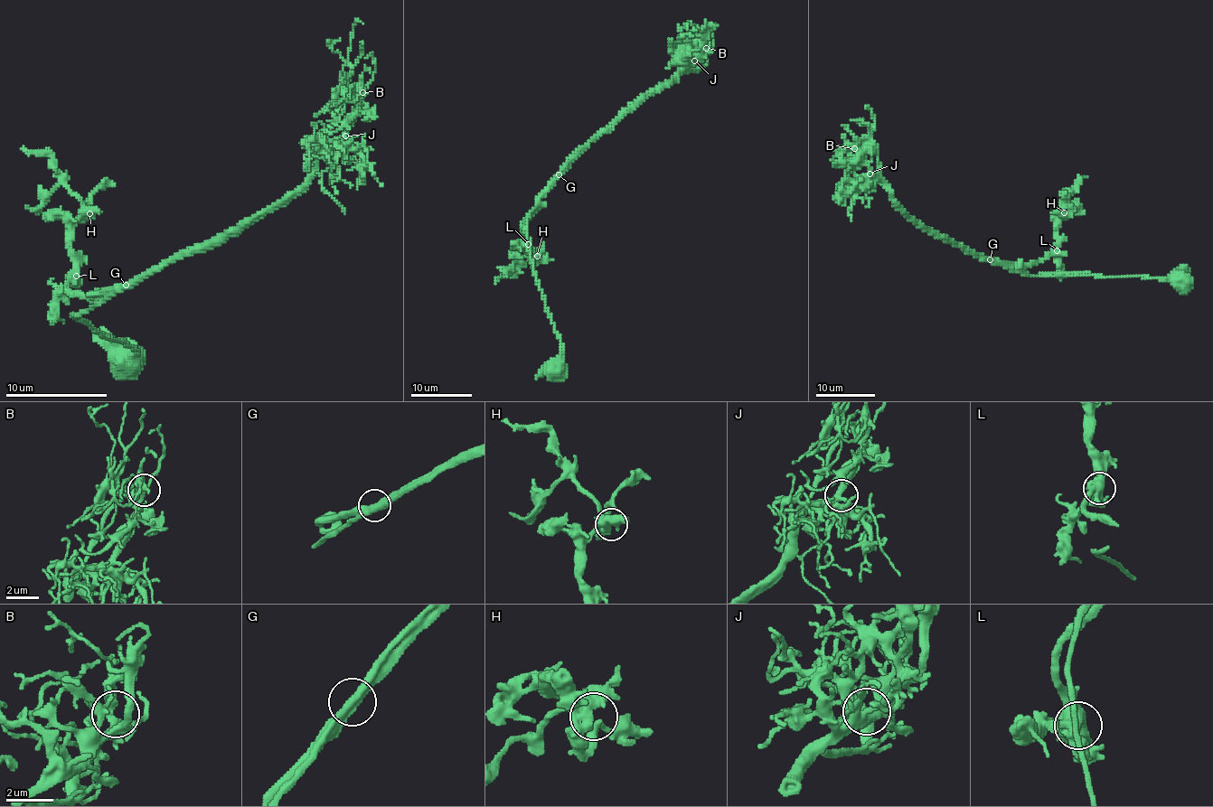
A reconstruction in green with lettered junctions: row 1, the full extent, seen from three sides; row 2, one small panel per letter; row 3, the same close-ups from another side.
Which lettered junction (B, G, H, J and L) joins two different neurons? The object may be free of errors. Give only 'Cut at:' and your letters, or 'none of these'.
Cut at: none of these

